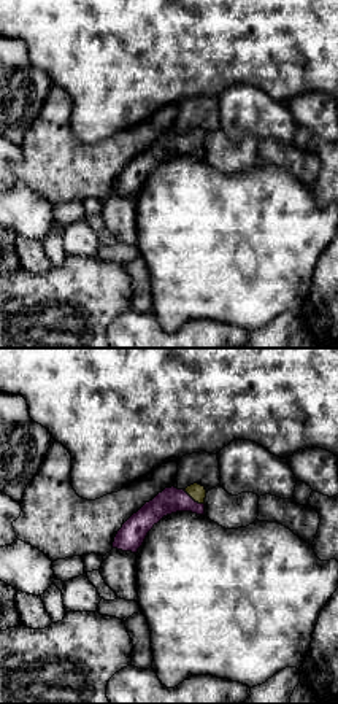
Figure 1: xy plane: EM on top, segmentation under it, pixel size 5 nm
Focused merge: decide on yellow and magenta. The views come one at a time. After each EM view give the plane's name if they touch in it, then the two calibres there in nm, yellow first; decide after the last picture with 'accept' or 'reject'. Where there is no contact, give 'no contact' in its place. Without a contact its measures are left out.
xy | 80/130 nm

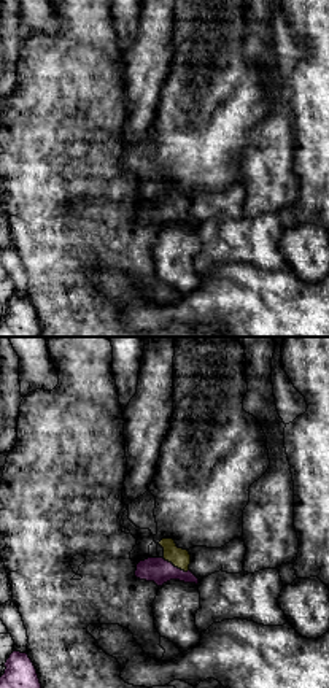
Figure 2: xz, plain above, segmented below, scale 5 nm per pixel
xz | 100/130 nm

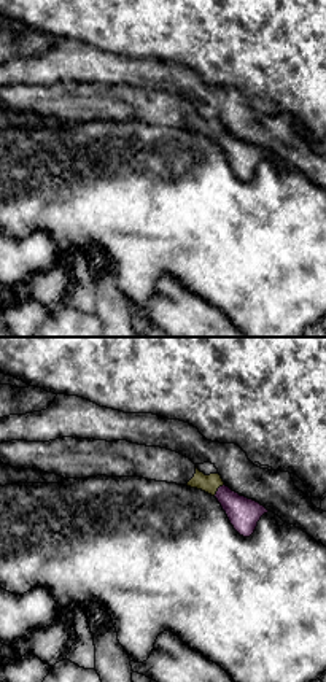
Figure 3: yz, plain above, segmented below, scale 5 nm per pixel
yz | 90/160 nm

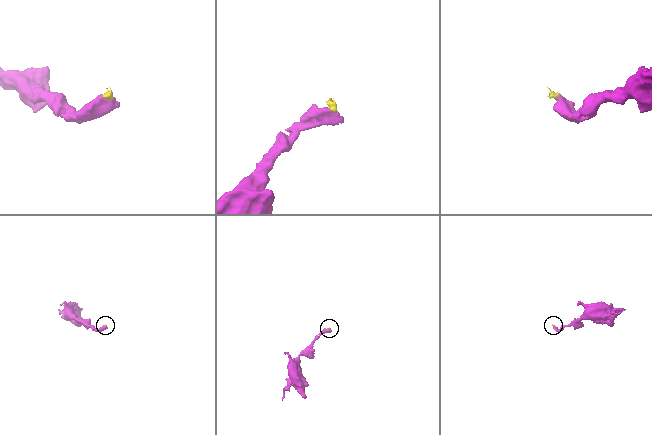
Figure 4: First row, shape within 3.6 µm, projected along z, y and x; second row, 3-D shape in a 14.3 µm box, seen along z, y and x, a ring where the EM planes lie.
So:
accept

